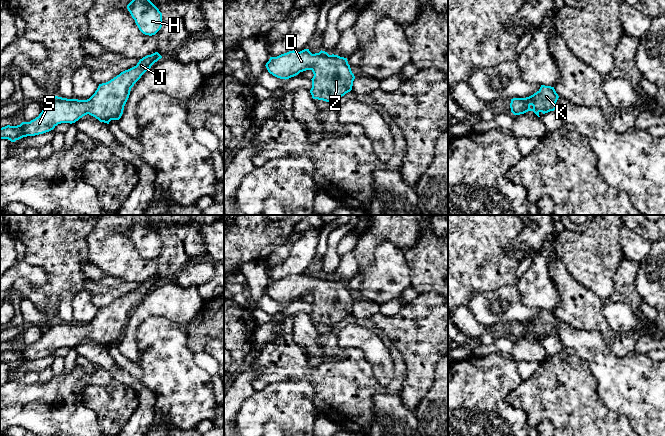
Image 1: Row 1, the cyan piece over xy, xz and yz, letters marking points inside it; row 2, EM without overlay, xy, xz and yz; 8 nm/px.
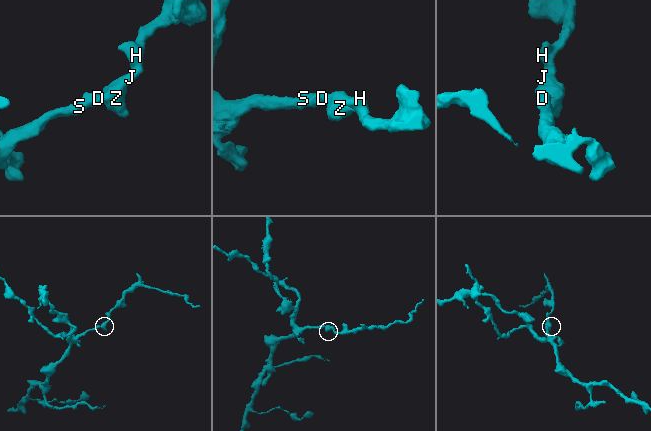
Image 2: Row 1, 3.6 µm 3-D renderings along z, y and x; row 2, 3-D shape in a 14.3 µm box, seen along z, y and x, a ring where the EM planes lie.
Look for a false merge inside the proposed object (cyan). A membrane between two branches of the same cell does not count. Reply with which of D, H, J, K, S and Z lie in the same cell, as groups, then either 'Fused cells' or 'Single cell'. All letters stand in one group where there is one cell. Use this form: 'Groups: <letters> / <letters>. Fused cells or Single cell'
Groups: D H J K S Z. Single cell

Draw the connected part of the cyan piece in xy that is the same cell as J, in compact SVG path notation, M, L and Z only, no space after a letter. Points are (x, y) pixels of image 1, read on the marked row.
M158 52L143 57L136 66L121 72L106 83L99 84L95 93L87 100L53 97L39 116L30 122L0 128L0 139L15 142L23 137L43 134L53 130L58 124L75 123L87 114L107 124L111 120L119 120L131 88L161 58Z

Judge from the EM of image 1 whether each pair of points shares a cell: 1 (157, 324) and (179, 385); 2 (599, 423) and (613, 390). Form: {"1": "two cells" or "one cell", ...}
{"1": "one cell", "2": "two cells"}

